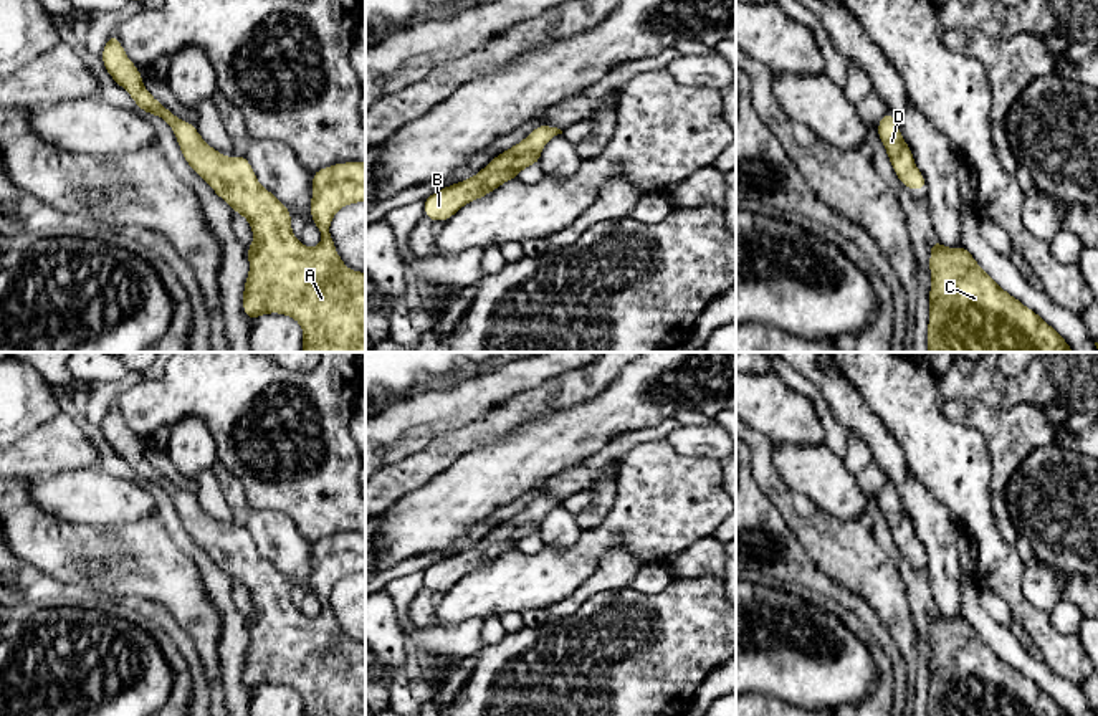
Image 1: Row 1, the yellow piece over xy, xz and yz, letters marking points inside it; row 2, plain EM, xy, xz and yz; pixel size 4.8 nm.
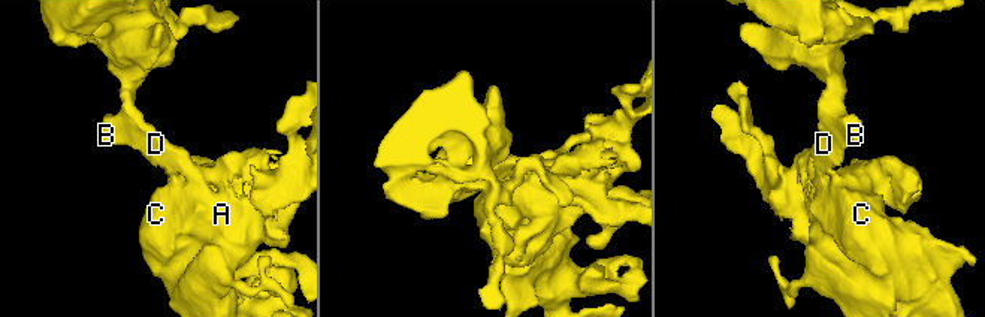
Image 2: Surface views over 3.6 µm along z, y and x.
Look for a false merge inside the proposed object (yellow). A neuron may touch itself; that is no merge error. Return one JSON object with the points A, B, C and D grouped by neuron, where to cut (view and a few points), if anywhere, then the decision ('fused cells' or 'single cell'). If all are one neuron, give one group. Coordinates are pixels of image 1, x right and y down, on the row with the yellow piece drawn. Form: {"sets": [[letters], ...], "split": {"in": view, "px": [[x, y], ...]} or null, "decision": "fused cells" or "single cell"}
{"sets": [["A", "B", "C", "D"]], "split": null, "decision": "single cell"}

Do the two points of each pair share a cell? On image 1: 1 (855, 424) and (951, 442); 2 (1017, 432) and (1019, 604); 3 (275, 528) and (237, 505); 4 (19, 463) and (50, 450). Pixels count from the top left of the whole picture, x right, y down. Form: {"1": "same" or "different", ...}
{"1": "different", "2": "different", "3": "different", "4": "same"}

